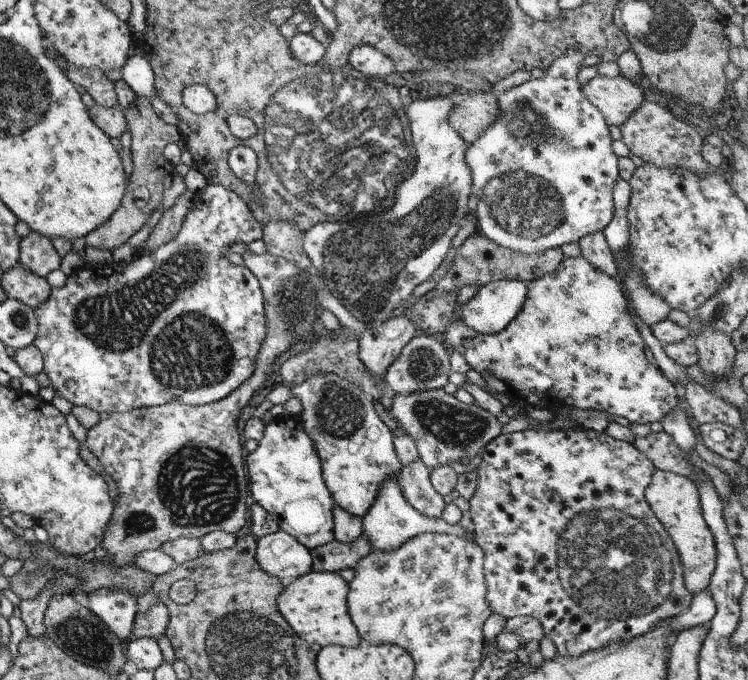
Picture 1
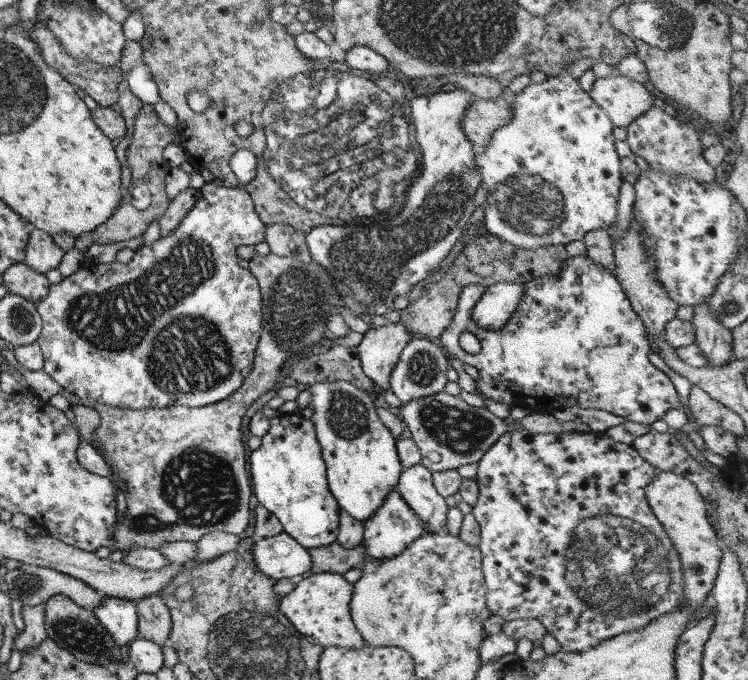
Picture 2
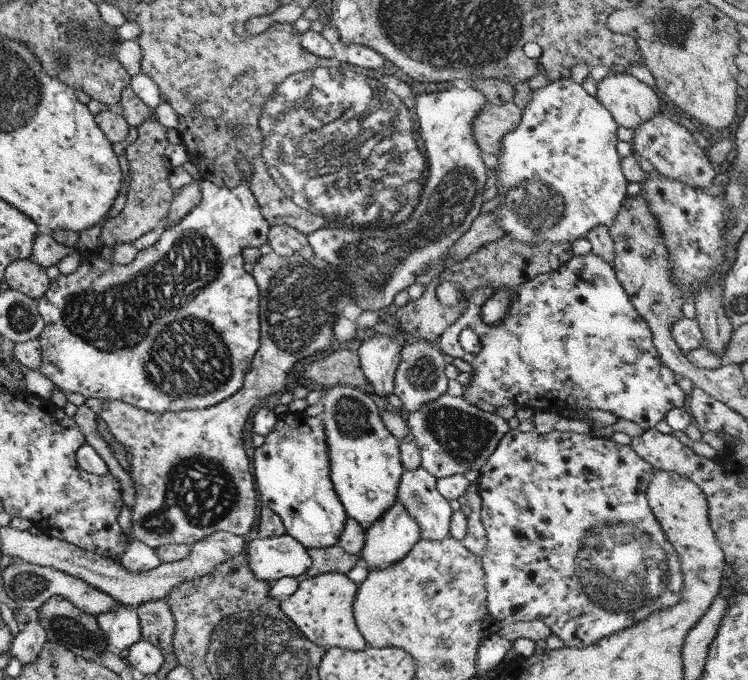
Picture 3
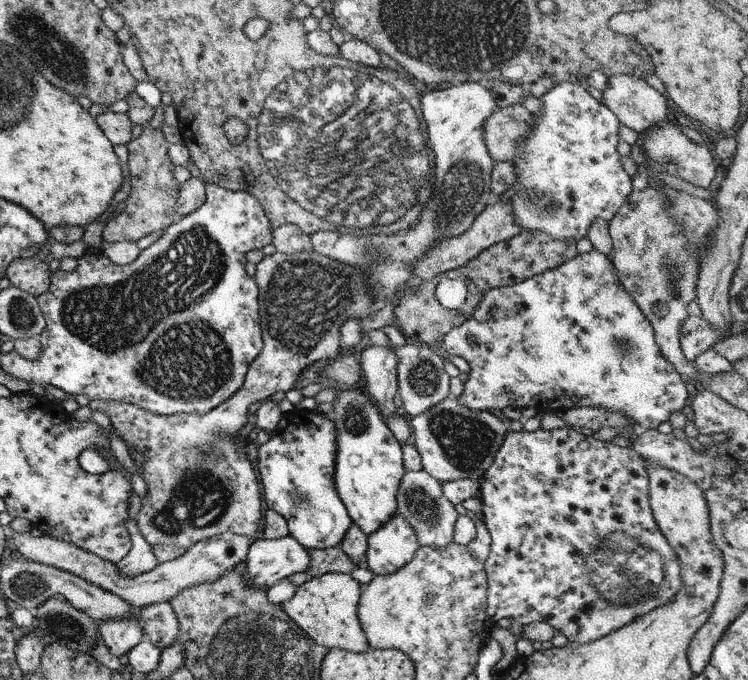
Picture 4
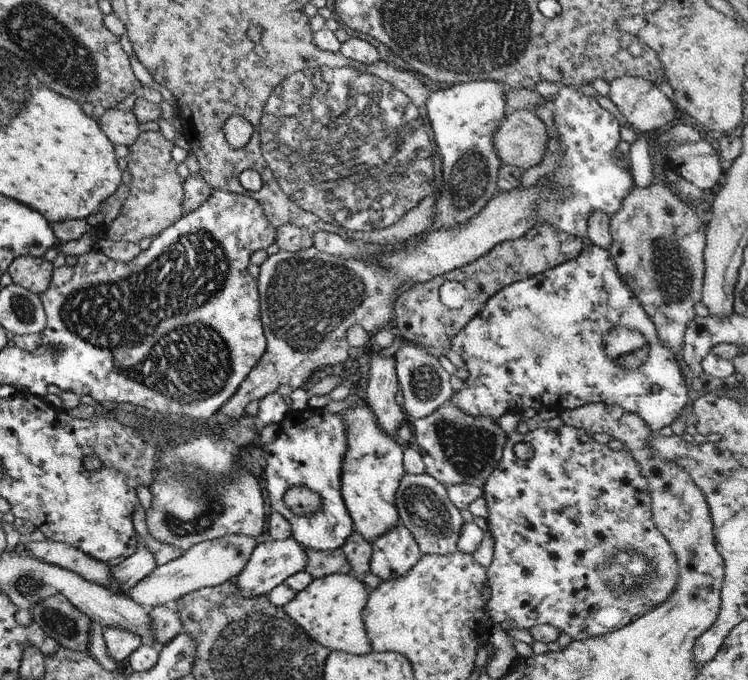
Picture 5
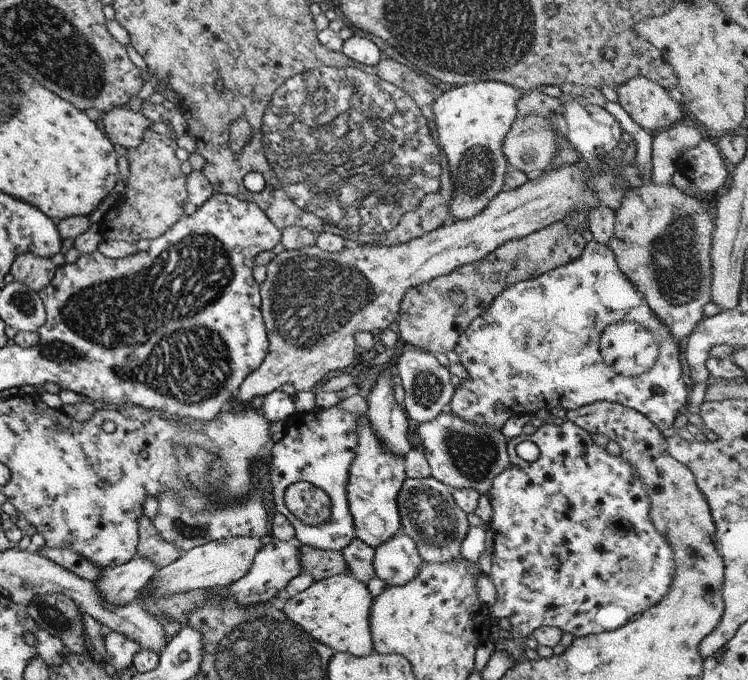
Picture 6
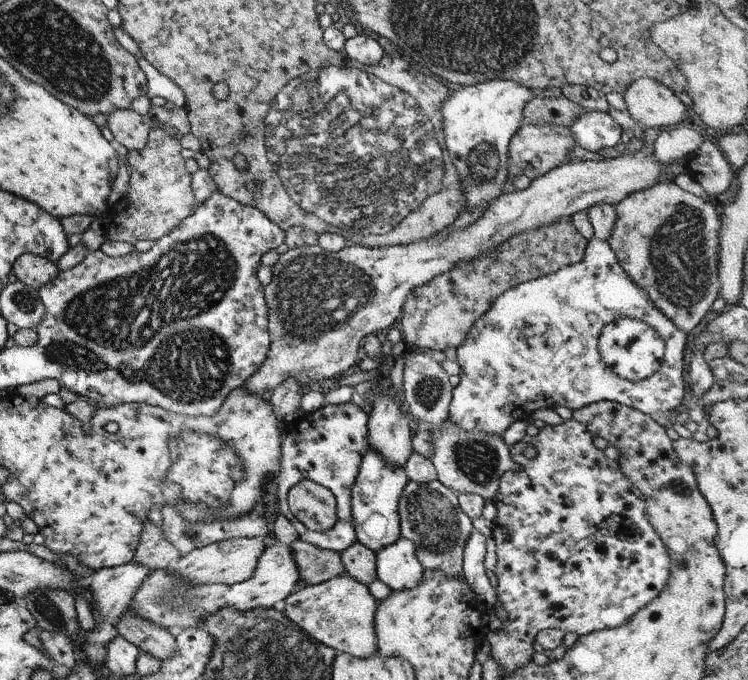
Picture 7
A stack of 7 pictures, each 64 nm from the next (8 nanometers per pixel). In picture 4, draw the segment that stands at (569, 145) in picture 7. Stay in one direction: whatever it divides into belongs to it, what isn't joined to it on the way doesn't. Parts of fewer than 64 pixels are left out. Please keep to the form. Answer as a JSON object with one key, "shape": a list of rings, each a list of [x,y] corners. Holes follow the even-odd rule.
{"shape":[[[520,105],[495,109],[482,122],[482,140],[488,156],[496,163],[514,160],[514,141],[532,127],[532,116]]]}

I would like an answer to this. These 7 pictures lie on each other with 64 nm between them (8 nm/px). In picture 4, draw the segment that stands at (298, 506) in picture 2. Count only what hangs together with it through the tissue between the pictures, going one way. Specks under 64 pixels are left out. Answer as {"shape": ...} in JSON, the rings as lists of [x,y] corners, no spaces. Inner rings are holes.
{"shape":[[[305,409],[282,413],[265,444],[257,445],[257,474],[268,509],[281,515],[291,535],[307,551],[340,544],[351,521],[335,490],[335,426],[325,415]]]}

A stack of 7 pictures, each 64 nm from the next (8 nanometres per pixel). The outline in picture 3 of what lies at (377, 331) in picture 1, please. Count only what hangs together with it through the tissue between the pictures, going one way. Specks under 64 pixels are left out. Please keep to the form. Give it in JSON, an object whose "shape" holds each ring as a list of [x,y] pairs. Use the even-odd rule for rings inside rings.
{"shape":[[[400,330],[393,336],[375,333],[357,348],[361,373],[375,395],[387,397],[392,394],[394,373],[406,341],[408,339]]]}

